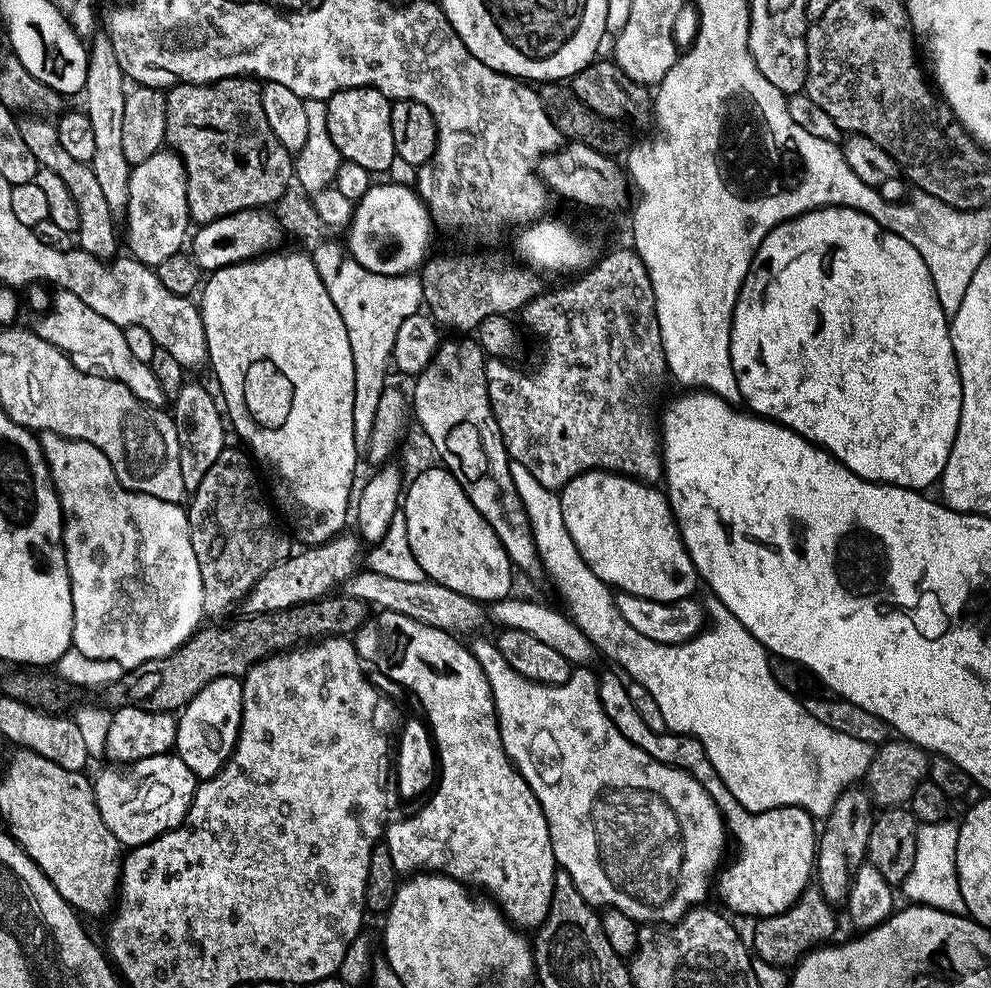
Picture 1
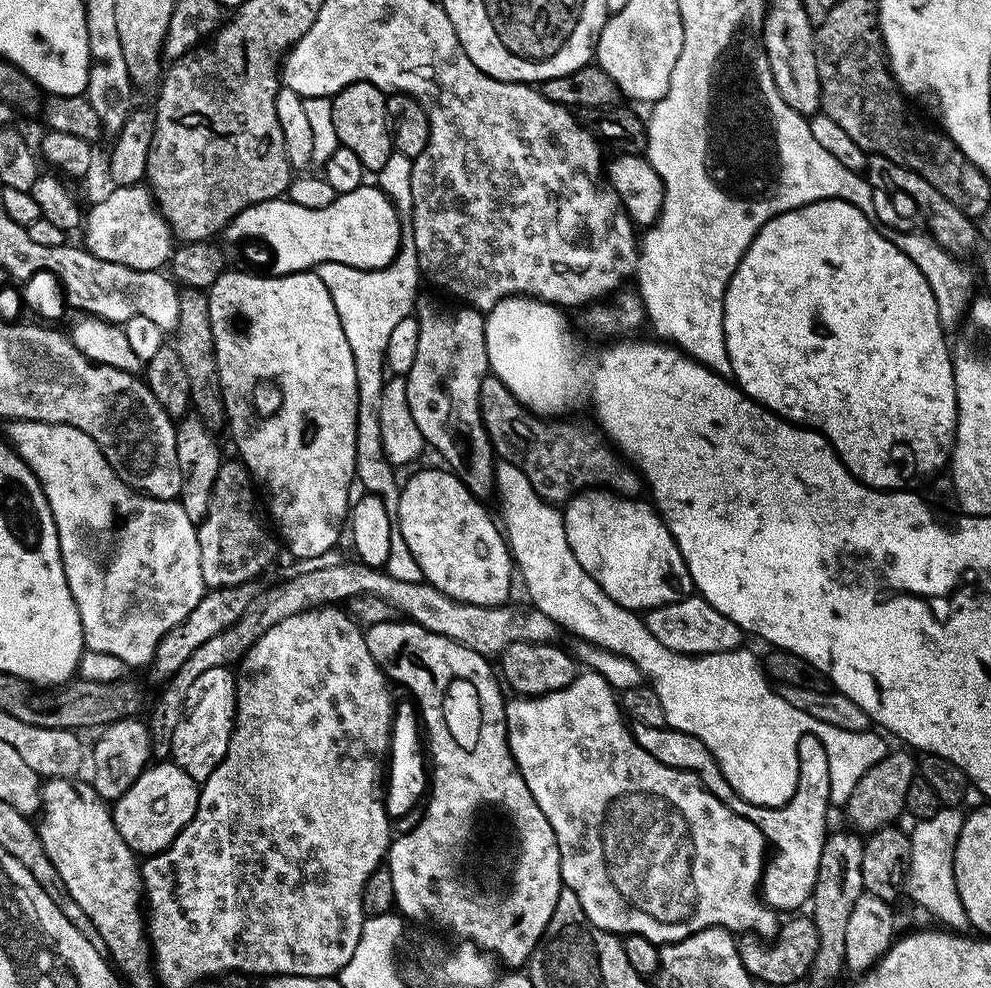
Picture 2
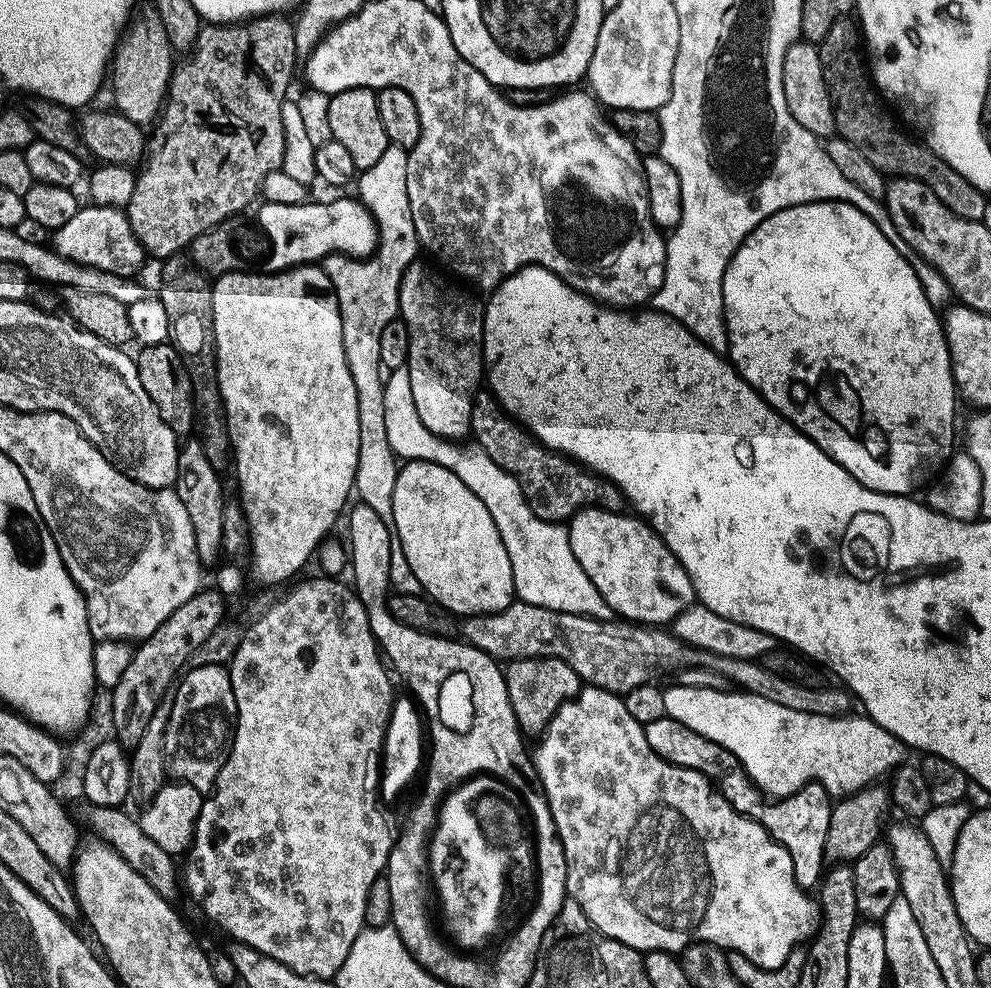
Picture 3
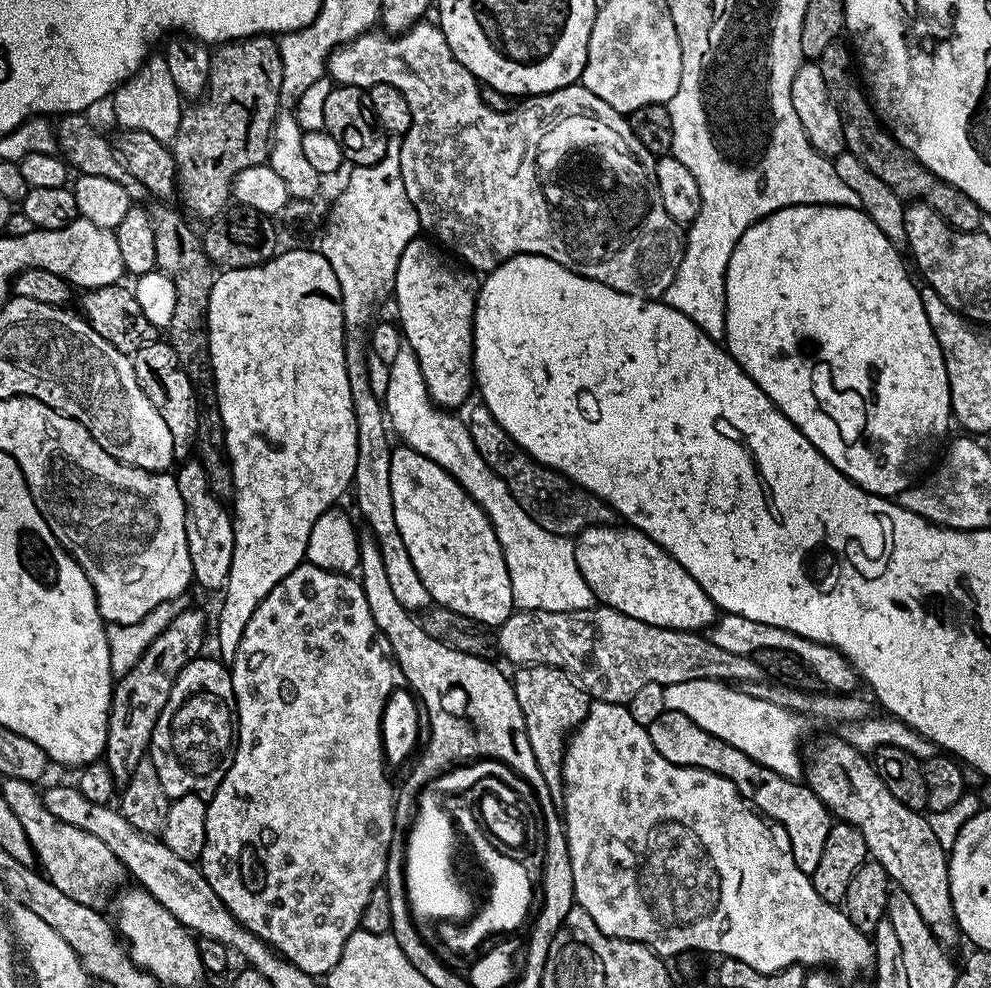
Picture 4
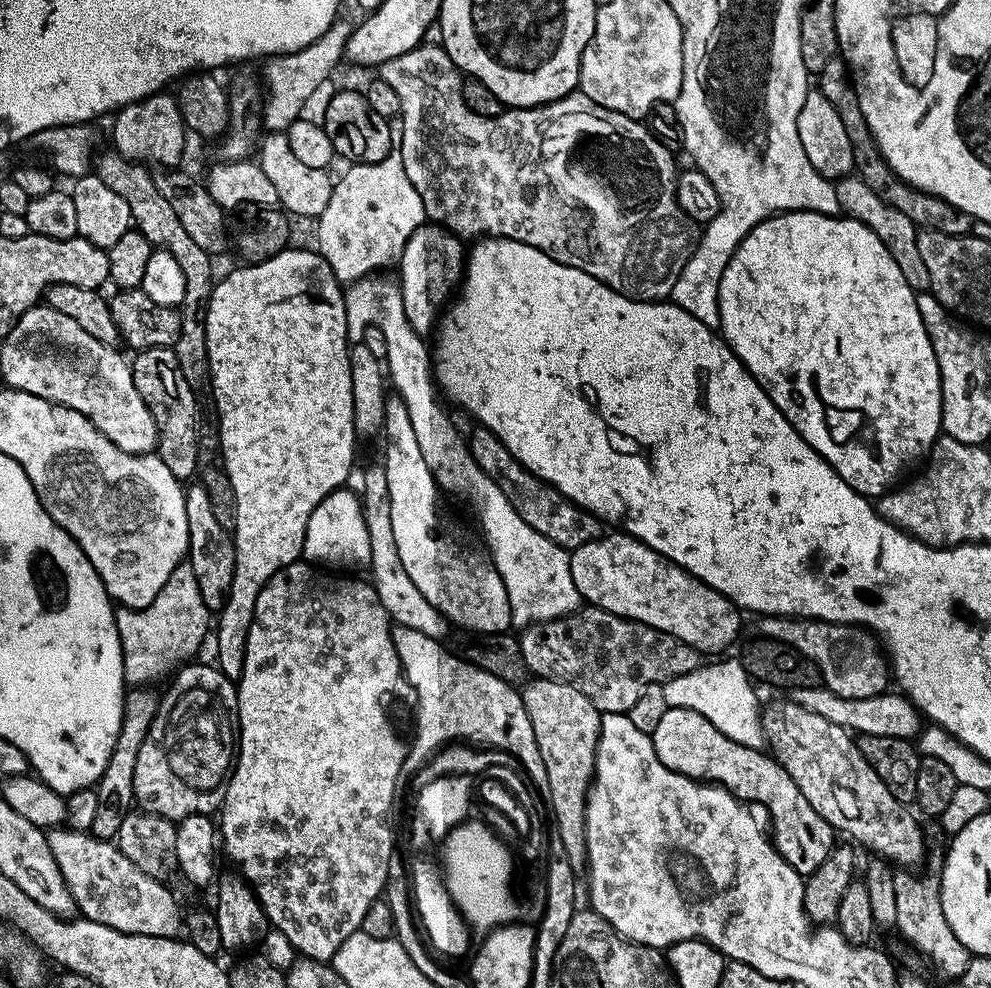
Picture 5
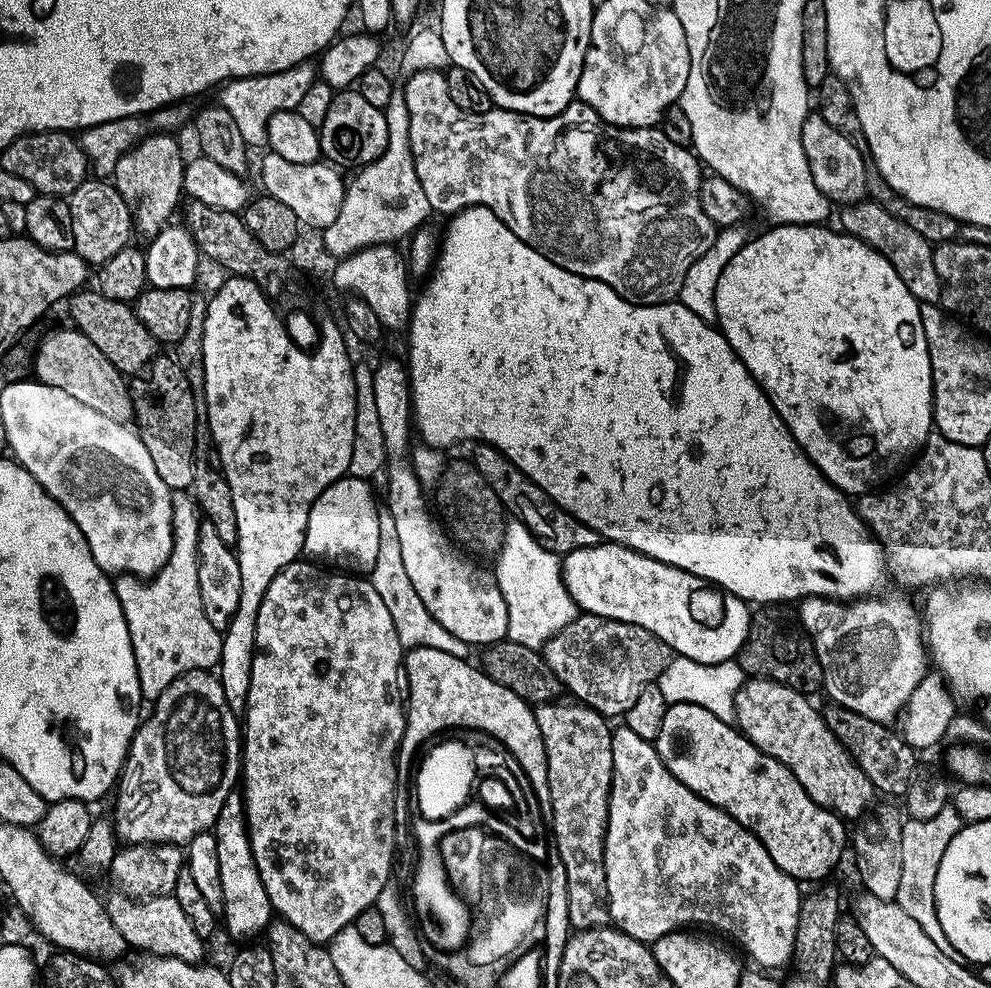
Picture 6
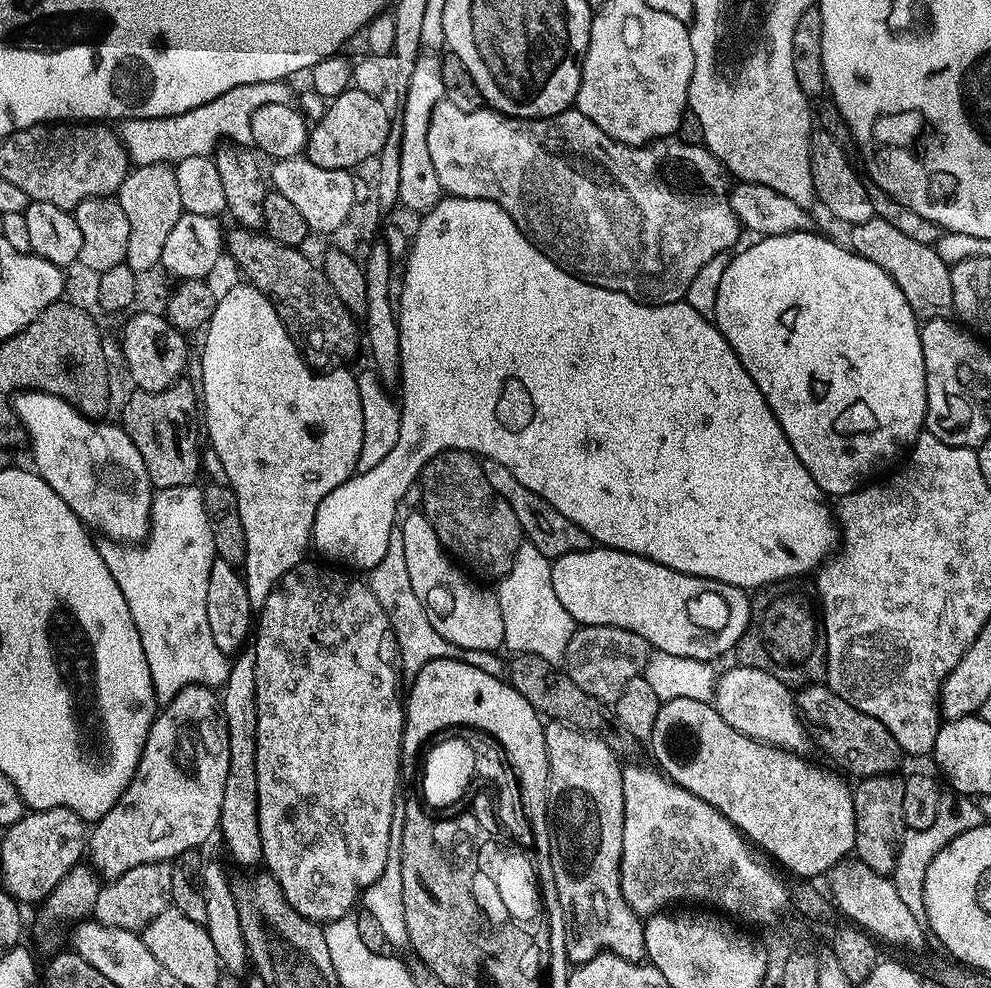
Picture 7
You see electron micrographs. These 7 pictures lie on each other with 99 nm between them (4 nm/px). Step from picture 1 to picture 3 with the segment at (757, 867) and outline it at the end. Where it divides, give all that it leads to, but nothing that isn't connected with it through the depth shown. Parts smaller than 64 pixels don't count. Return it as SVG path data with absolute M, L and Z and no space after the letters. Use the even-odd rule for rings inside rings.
M664 715L658 718L658 722L644 725L644 733L650 750L654 750L654 754L658 754L666 762L698 770L709 778L715 777L716 768L724 772L720 780L718 779L720 791L743 816L751 816L757 820L786 849L794 862L794 878L798 886L812 890L819 885L820 877L826 868L824 847L833 806L828 791L821 784L815 782L802 784L794 794L771 800L766 798L756 783L744 773L744 768L736 757L731 756L722 746L710 742L710 738L702 738L702 734L690 730L690 726L682 726L682 722Z

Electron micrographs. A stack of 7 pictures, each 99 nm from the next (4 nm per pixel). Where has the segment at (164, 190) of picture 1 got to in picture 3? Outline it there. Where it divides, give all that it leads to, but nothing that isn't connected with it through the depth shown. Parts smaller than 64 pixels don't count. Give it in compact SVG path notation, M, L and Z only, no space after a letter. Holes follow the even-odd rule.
M87 207L77 210L74 218L66 222L66 226L55 229L55 251L77 264L85 264L88 268L97 268L115 276L135 277L136 271L146 261L146 253L138 242L127 215L118 208Z

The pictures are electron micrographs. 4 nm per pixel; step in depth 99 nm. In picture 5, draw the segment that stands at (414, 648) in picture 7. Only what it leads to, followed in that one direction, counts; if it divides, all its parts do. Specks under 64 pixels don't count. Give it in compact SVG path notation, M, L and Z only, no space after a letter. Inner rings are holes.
M376 462L373 468L364 468L364 490L362 493L364 517L366 518L366 534L370 534L370 583L375 588L388 619L393 625L418 630L418 634L426 634L426 638L443 641L450 629L450 621L422 598L418 586L410 582L410 574L406 574L406 566L402 566L402 558L398 558L398 545L394 543L394 525L390 519L390 490L386 483L383 463Z

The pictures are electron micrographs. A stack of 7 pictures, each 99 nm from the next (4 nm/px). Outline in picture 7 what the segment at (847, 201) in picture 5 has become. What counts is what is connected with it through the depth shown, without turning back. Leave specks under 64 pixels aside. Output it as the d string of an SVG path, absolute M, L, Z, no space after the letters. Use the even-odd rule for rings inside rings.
M877 215L861 224L851 225L849 232L852 233L849 234L847 243L852 251L874 262L874 266L882 266L882 270L886 270L886 274L894 278L894 286L902 290L916 317L935 320L953 315L954 286L950 286L952 269L949 264L942 262L933 245L923 244L909 238L907 234L901 234L894 226L890 226L890 222Z

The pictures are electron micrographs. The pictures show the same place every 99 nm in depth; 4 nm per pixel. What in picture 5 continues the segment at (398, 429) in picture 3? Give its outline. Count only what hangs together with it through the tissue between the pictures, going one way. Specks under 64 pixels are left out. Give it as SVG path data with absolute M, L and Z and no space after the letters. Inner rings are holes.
M392 274L364 276L347 285L344 293L348 338L356 342L351 345L348 361L357 437L364 441L383 433L386 399L383 367L388 364L388 376L396 387L393 388L395 395L406 402L414 435L418 437L418 447L422 450L422 458L426 458L426 466L430 466L430 474L434 474L436 487L445 493L457 492L460 496L468 496L469 502L480 511L480 524L484 527L483 543L506 586L506 598L510 598L512 628L523 630L532 624L541 624L543 620L569 616L582 604L578 586L574 586L574 578L570 574L572 557L569 549L550 542L550 538L538 534L534 526L526 526L518 510L510 506L506 494L502 494L496 483L480 469L478 462L474 462L467 439L463 435L460 437L455 422L440 405L441 397L434 383L434 360L429 345L428 348L424 345L425 337L418 335L414 326L410 326L410 318L406 318L399 279L395 275L388 275ZM367 328L382 330L386 338L385 365L360 342Z

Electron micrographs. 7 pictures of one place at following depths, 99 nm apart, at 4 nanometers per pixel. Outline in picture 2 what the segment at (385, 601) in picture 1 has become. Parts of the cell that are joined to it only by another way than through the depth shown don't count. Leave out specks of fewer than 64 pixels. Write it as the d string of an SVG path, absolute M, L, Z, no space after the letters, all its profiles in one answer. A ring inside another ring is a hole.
M323 564L309 567L312 568L309 572L300 572L297 576L292 576L289 580L274 585L273 588L265 587L260 595L254 598L254 602L250 602L250 606L246 606L246 614L242 614L242 618L238 618L238 622L234 622L234 626L216 632L214 638L206 638L206 642L202 642L202 646L198 646L198 650L194 650L194 654L190 654L190 658L186 658L186 662L182 662L182 666L178 666L175 674L161 687L164 689L161 690L160 697L157 698L156 705L152 708L152 717L147 717L146 720L148 731L152 737L151 755L153 757L164 758L171 753L172 735L184 714L184 700L188 697L190 686L194 686L194 678L198 678L198 674L202 674L211 668L239 665L244 653L250 650L250 646L254 646L254 642L258 642L258 638L262 638L262 634L266 634L266 630L270 630L270 626L278 626L278 622L282 622L282 618L290 618L290 614L304 612L307 608L336 606L358 594L378 594L378 598L386 598L386 602L390 602L403 617L411 620L412 623L421 624L426 630L430 630L434 634L442 634L446 638L474 650L479 656L489 658L499 657L500 652L506 650L506 646L510 646L514 642L551 644L557 639L557 624L546 614L542 614L531 606L520 609L511 608L511 603L508 602L495 604L494 606L463 604L446 594L442 594L442 590L438 590L427 582L402 582L390 575L383 567L371 568L368 564Z

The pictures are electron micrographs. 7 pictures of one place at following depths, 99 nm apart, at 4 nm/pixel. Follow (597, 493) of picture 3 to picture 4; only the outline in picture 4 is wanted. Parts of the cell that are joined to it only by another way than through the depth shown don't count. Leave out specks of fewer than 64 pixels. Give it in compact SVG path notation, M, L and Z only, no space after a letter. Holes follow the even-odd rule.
M482 402L473 403L467 409L466 423L470 430L470 438L474 438L474 446L478 454L508 484L508 489L514 494L514 498L542 526L542 530L550 530L550 534L555 536L566 536L575 538L588 528L599 528L601 526L612 526L617 523L616 511L602 498L598 498L592 492L587 492L584 488L579 488L574 481L569 480L560 472L555 472L553 468L547 468L544 464L539 464L490 414L490 410Z

